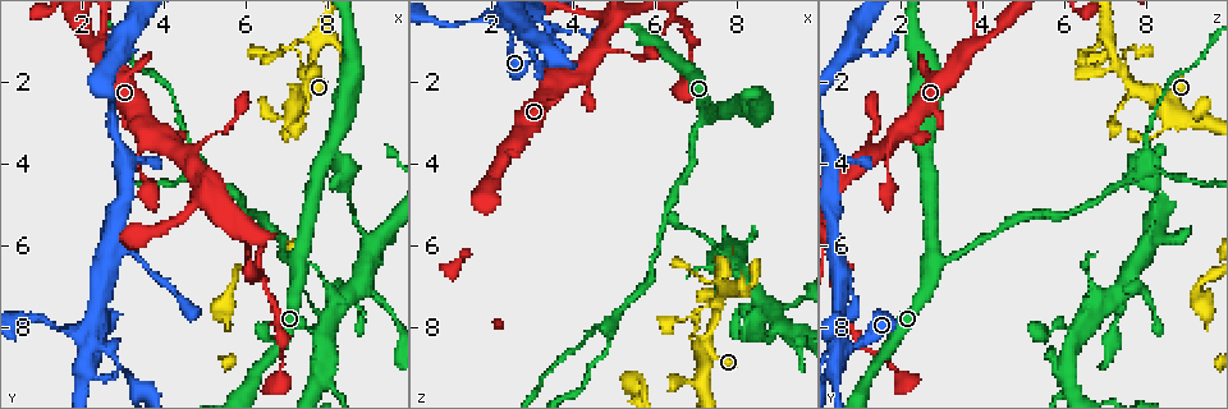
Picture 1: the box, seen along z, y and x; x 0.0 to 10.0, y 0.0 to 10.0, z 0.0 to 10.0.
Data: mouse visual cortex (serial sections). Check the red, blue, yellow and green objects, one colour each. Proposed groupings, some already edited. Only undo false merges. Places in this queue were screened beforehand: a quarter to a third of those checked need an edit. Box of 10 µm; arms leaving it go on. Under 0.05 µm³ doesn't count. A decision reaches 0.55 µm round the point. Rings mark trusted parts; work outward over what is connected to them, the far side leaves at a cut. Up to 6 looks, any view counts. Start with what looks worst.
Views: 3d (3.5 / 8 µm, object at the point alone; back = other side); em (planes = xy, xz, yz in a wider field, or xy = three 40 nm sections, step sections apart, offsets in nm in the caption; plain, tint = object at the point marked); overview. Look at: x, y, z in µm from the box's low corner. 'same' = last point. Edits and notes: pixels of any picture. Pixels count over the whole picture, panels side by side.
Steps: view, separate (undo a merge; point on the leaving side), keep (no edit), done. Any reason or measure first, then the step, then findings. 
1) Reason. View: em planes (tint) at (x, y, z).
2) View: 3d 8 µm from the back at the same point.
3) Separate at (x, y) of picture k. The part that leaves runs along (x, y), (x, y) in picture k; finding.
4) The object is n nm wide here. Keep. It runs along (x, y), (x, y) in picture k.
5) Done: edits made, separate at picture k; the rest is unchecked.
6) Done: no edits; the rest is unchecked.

Abrupt turn. View: 3d 8 µm at (7.70, 1.05, 7.10).

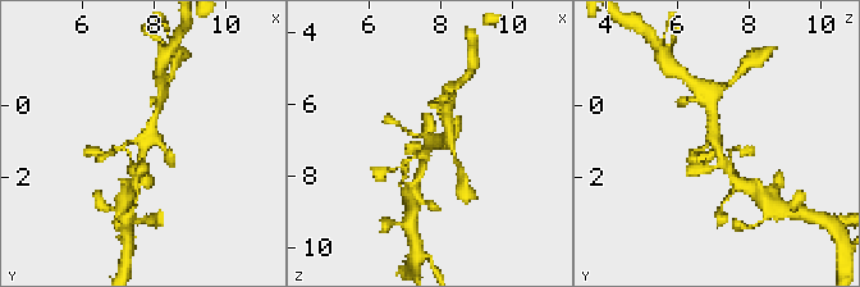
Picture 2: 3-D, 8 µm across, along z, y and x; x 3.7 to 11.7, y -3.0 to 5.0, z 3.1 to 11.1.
View: 3d 3.5 µm from the back at the same point.

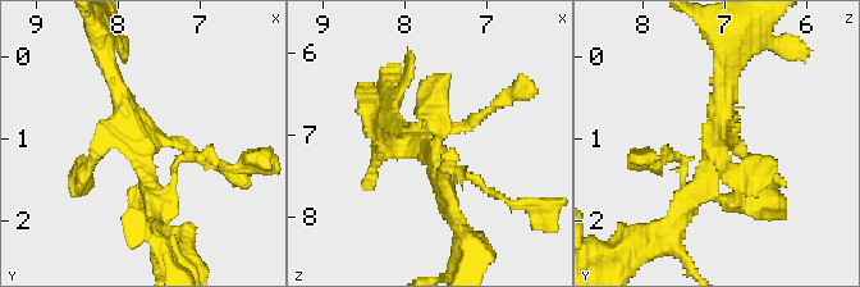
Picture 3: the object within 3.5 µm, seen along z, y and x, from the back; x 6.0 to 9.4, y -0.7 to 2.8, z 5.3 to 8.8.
Now the EM. View: em xy step 2 (tint) at (7.70, 1.10, 7.15).

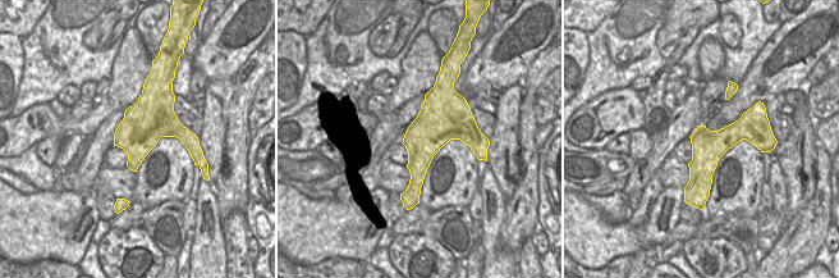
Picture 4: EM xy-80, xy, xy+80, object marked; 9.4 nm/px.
Keep. It runs along (761, 135), (730, 135), (687, 190) in picture 4; all the same cell.

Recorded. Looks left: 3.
Three-way junction. View: 3d 8 µm at (7.20, 6.50, 2.85).

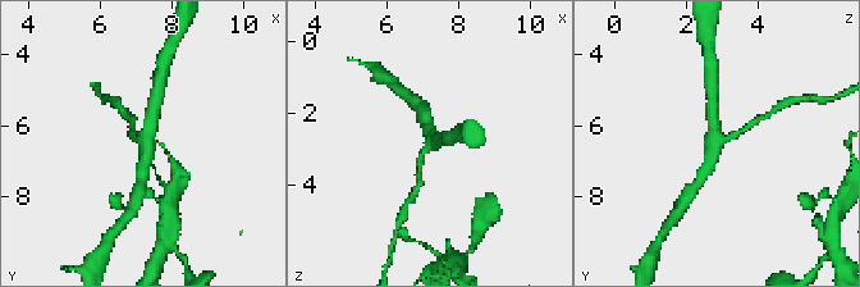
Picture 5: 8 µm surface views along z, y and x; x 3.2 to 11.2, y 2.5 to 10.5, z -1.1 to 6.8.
3 arms meet here; the arms are 200, 400, 400 nm wide; need the tissue. View: em xy step 5 (tint) at the same point.

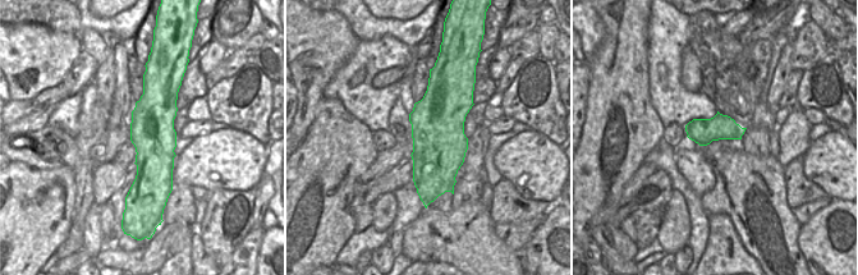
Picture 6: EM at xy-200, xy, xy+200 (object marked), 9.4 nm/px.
Keep. It runs along (142, 174), (152, 105) in picture 5; continuous, no second cell.

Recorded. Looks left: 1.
Done: no edits; the rest is unchecked.

